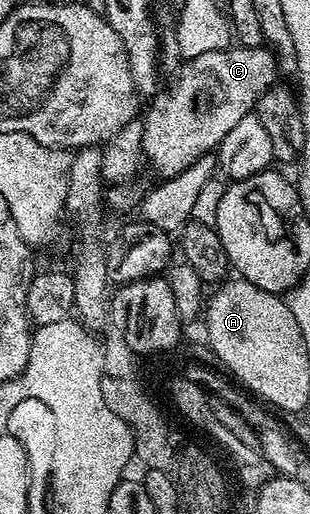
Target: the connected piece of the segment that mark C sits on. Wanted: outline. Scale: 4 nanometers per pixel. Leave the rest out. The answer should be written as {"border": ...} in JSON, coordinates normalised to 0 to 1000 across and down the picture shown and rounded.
{"border":[[[729,88],[694,99],[619,105],[610,115],[616,117],[606,123],[600,117],[561,148],[565,163],[542,177],[516,175],[484,195],[487,210],[477,212],[461,241],[465,255],[487,255],[484,302],[500,302],[500,315],[481,321],[484,331],[526,348],[552,348],[584,339],[652,302],[684,300],[726,267],[726,259],[739,259],[739,251],[755,251],[765,235],[777,235],[777,228],[813,222],[823,198],[865,171],[890,167],[894,161],[887,107],[858,88],[842,91]]]}

